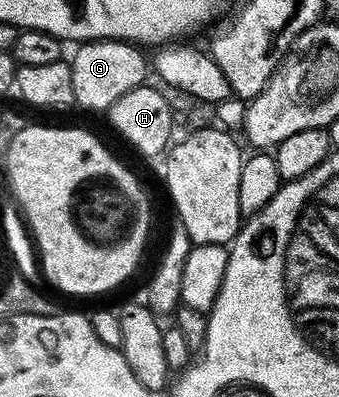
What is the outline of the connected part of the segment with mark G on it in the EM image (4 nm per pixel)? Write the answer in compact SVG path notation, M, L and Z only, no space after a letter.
M100 39L83 42L79 47L82 48L75 53L74 59L69 60L74 101L79 108L109 112L110 106L120 101L124 93L132 93L132 89L147 82L148 59L141 55L143 52L135 44L123 43L121 39Z

